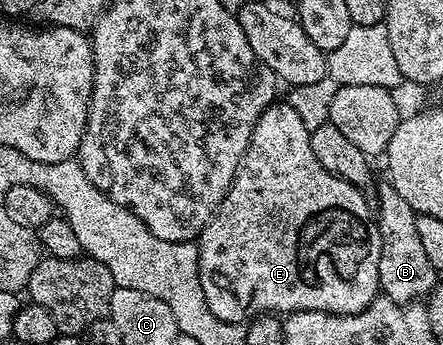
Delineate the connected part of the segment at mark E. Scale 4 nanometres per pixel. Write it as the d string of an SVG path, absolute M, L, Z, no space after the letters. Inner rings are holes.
M275 101L258 117L254 125L253 135L250 137L248 148L241 157L240 167L232 181L232 188L226 193L220 206L212 215L212 220L204 227L199 237L200 249L200 280L202 293L206 293L206 305L210 305L210 313L222 321L247 324L258 315L265 313L291 313L294 311L329 311L331 315L353 315L366 309L381 294L380 278L378 277L378 263L382 253L382 237L378 233L376 216L373 208L364 200L364 195L355 183L348 183L342 177L322 169L322 161L314 157L314 149L310 145L311 131L302 125L302 117L294 113L294 109L287 101Z

